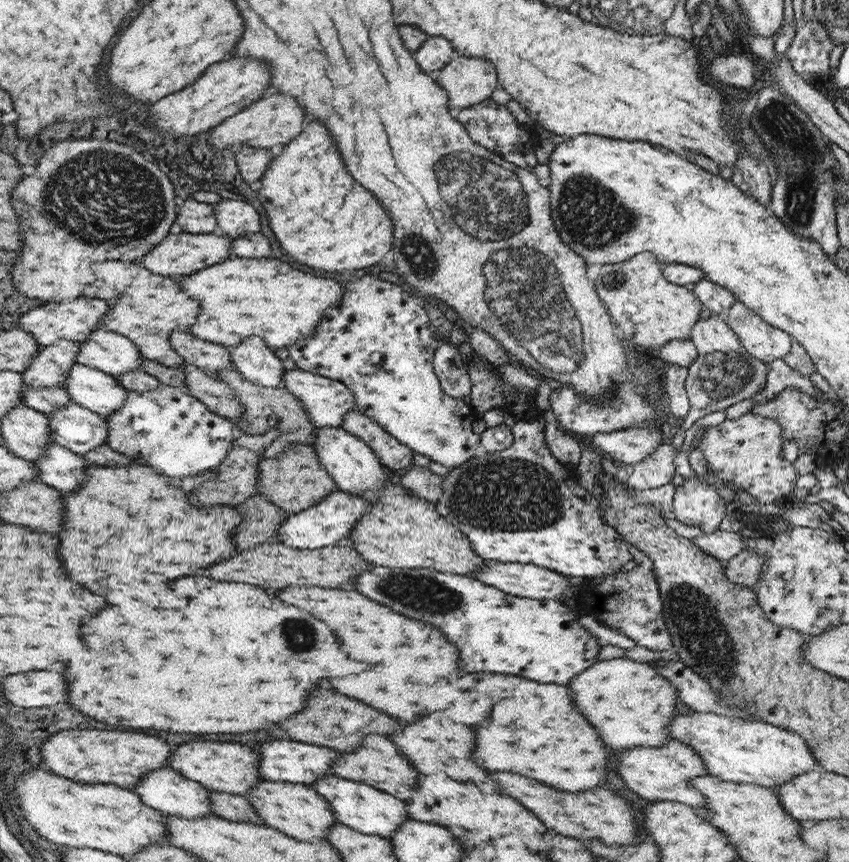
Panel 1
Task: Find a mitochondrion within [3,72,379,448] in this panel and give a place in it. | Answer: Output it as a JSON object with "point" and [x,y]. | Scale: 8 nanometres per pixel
{"point":[111,197]}

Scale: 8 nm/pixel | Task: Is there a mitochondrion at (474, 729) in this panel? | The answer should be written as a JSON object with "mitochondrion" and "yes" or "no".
{"mitochondrion":"no"}

